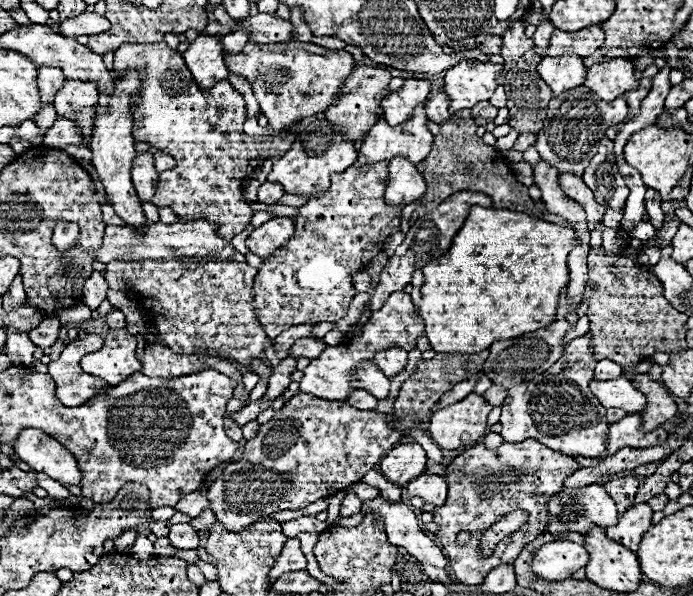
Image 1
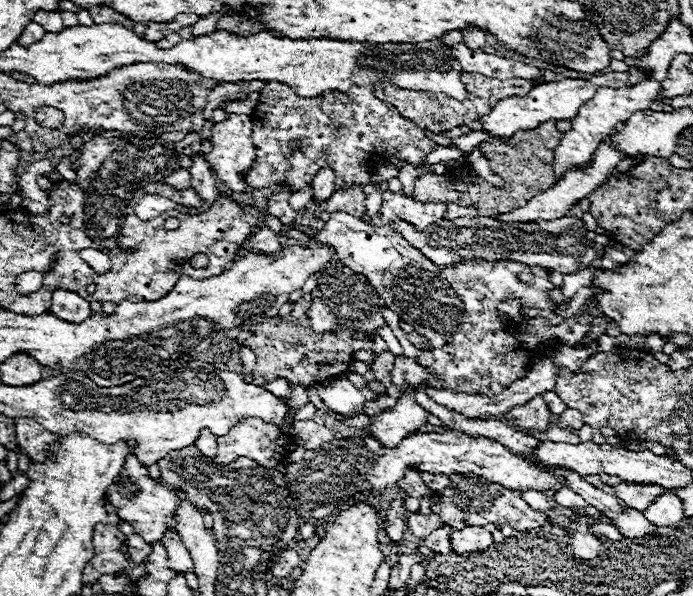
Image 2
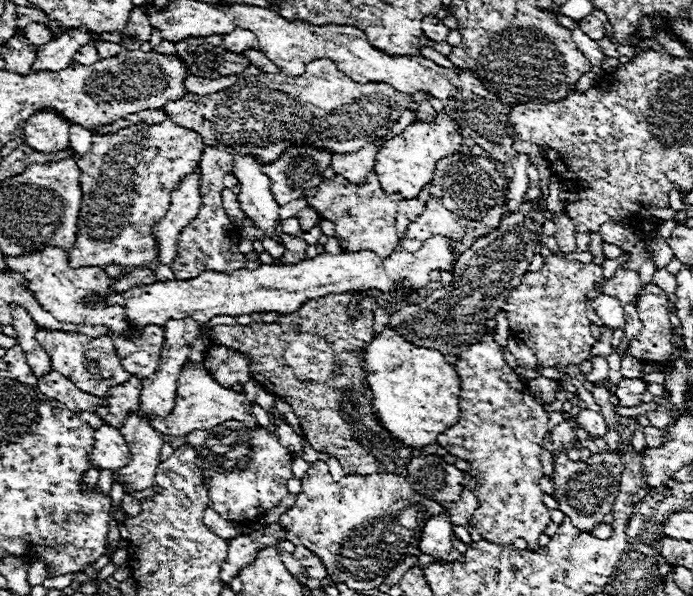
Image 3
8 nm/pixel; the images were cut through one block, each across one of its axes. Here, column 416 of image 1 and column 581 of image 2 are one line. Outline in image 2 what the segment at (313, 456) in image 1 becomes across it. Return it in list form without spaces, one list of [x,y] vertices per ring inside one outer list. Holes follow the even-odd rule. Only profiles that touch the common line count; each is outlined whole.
[[[574,408],[564,410],[564,412],[560,414],[560,418],[558,418],[558,420],[560,420],[560,426],[564,426],[564,428],[574,428],[574,430],[580,430],[580,428],[584,426],[580,412],[578,412],[578,410],[574,410]]]

